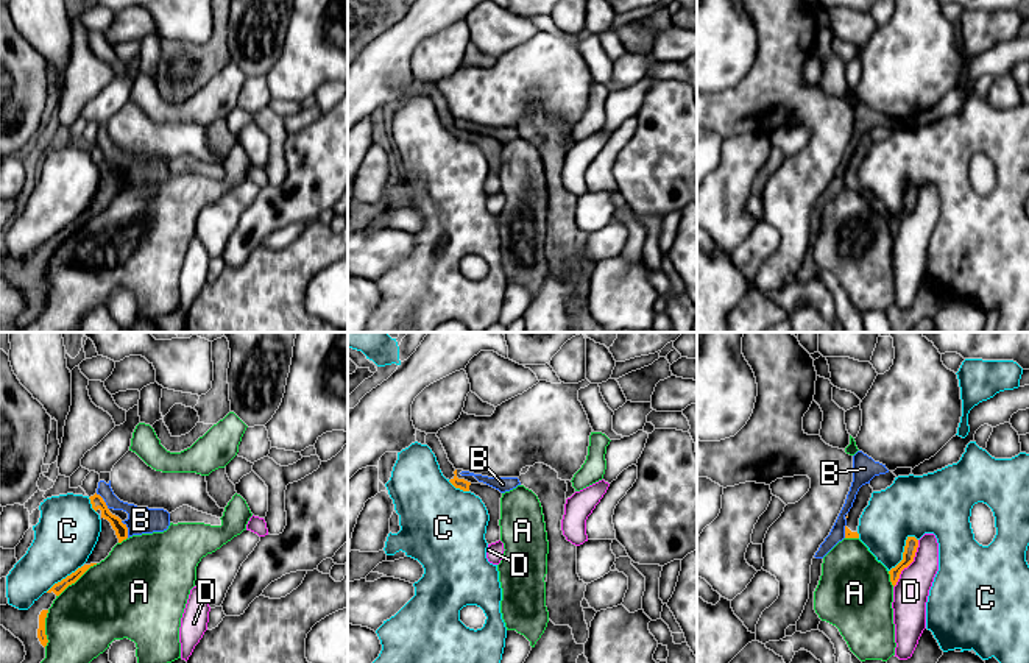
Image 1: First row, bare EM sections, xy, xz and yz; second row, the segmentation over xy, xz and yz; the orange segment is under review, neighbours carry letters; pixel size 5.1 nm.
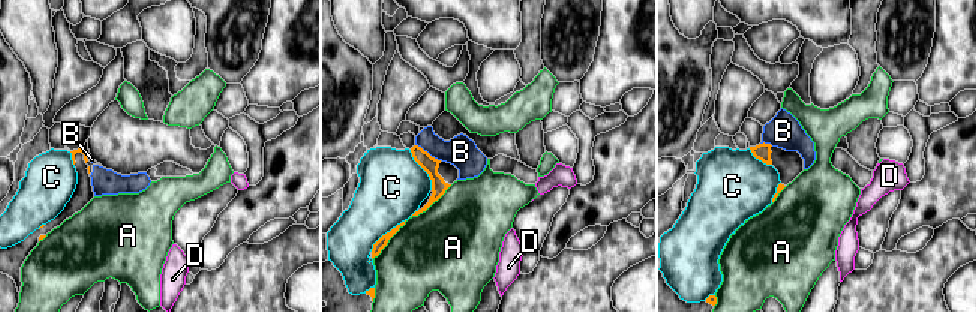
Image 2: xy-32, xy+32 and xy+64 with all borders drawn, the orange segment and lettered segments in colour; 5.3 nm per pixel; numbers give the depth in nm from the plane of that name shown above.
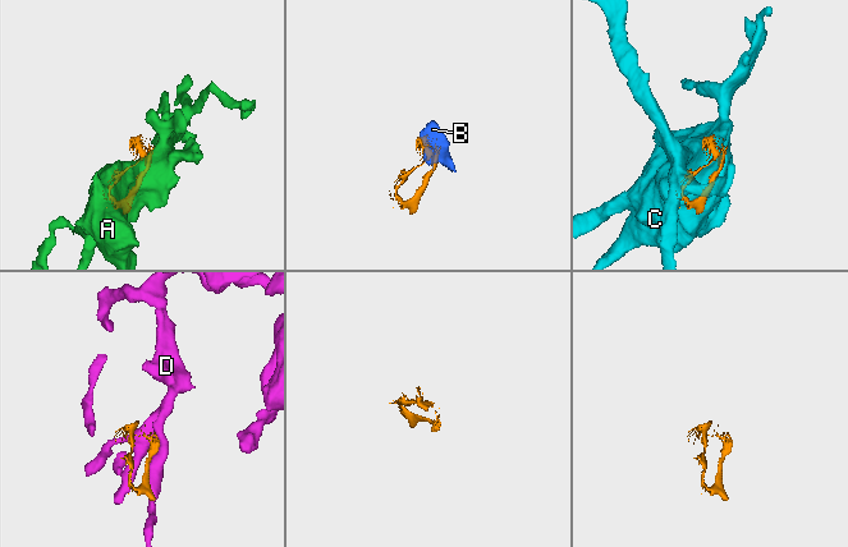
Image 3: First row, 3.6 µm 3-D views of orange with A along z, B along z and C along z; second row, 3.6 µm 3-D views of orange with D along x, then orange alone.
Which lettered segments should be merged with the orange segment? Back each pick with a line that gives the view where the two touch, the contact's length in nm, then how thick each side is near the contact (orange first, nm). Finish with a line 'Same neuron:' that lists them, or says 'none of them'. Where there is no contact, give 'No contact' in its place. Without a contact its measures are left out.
Same neuron: none of them

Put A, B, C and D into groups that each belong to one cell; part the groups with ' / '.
A / B / C / D

